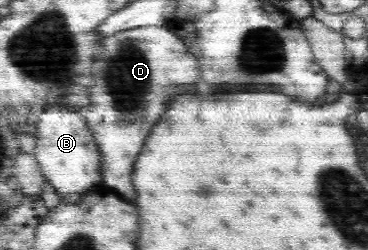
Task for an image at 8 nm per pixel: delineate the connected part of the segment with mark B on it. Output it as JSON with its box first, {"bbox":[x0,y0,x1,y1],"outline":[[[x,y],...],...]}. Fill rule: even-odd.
{"bbox":[33,108,102,206],"outline":[[[49,108],[38,118],[37,130],[37,146],[34,149],[33,156],[42,176],[47,176],[49,182],[55,186],[55,190],[59,192],[61,198],[67,198],[73,202],[73,206],[81,205],[85,201],[85,197],[81,199],[79,194],[75,192],[85,192],[91,186],[101,182],[102,157],[98,147],[95,145],[93,134],[87,128],[85,116],[81,112],[72,112],[68,108]]]}

